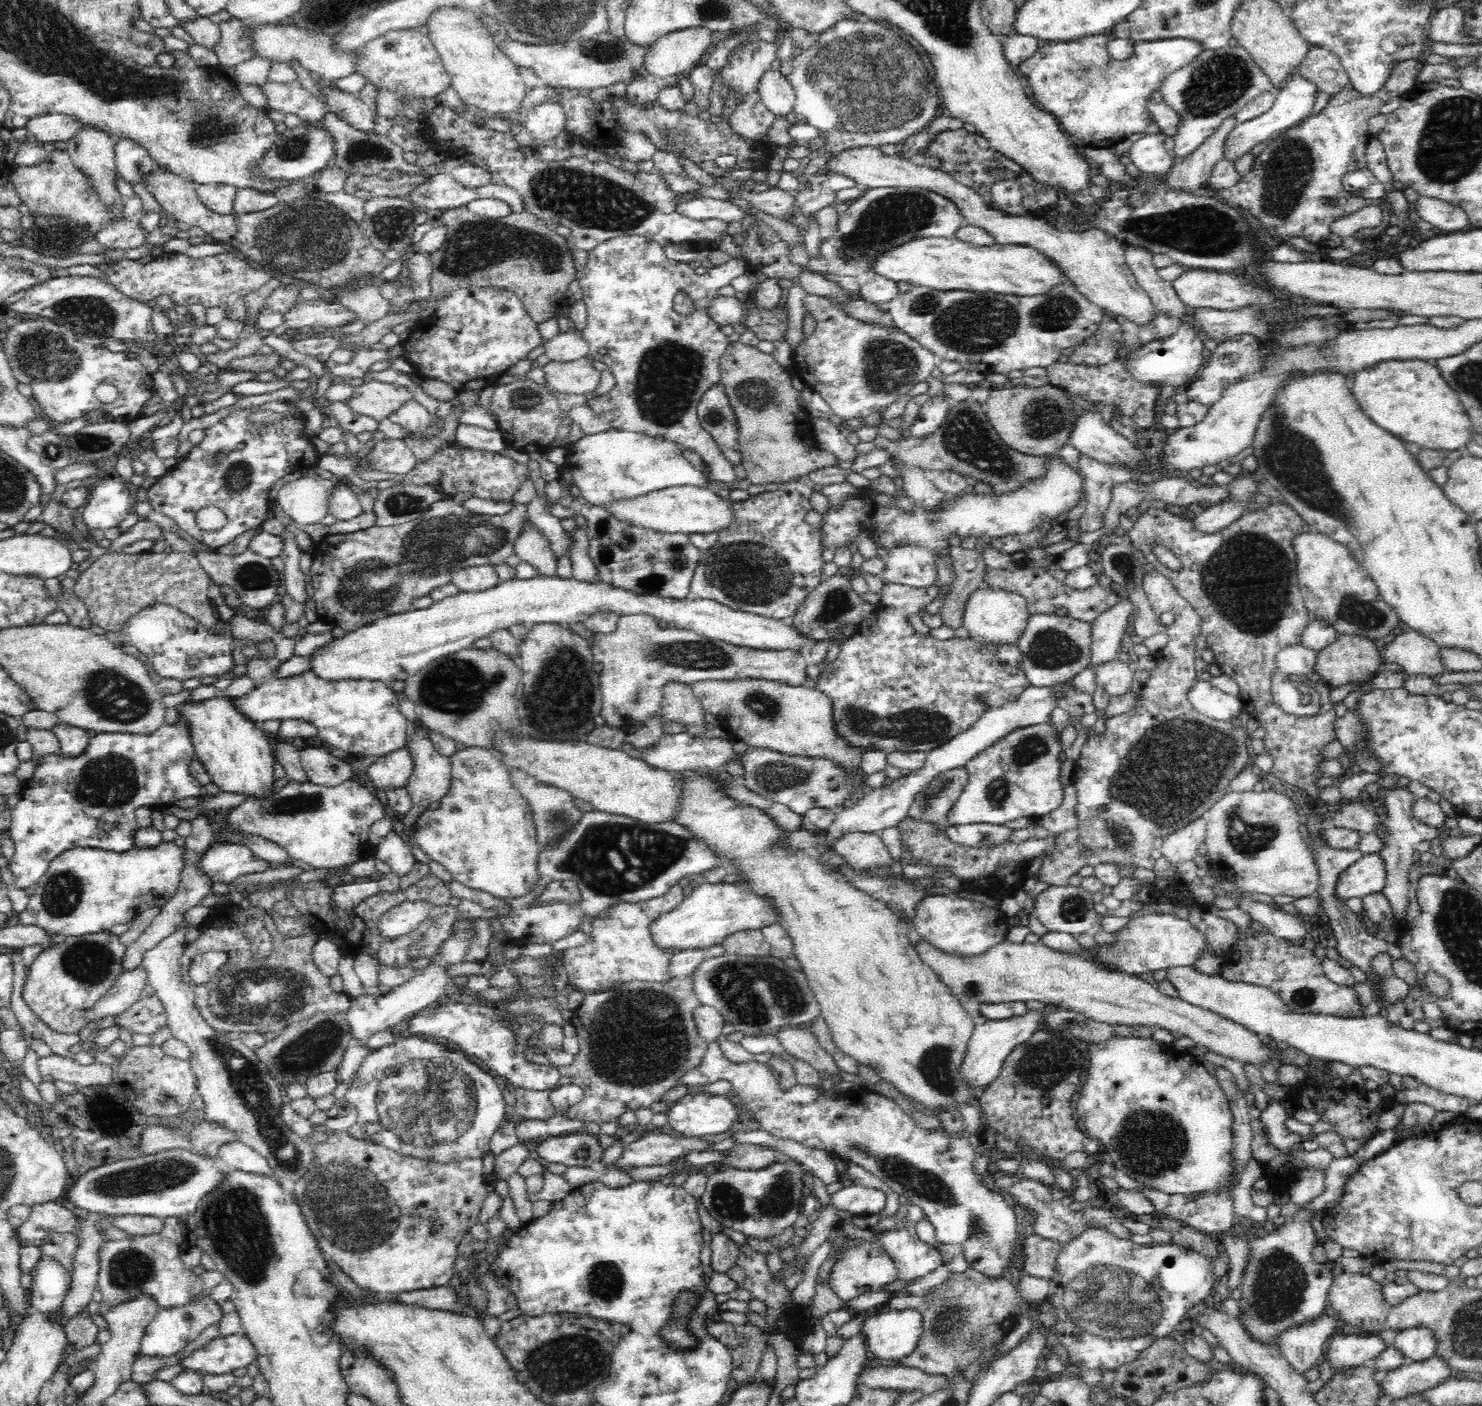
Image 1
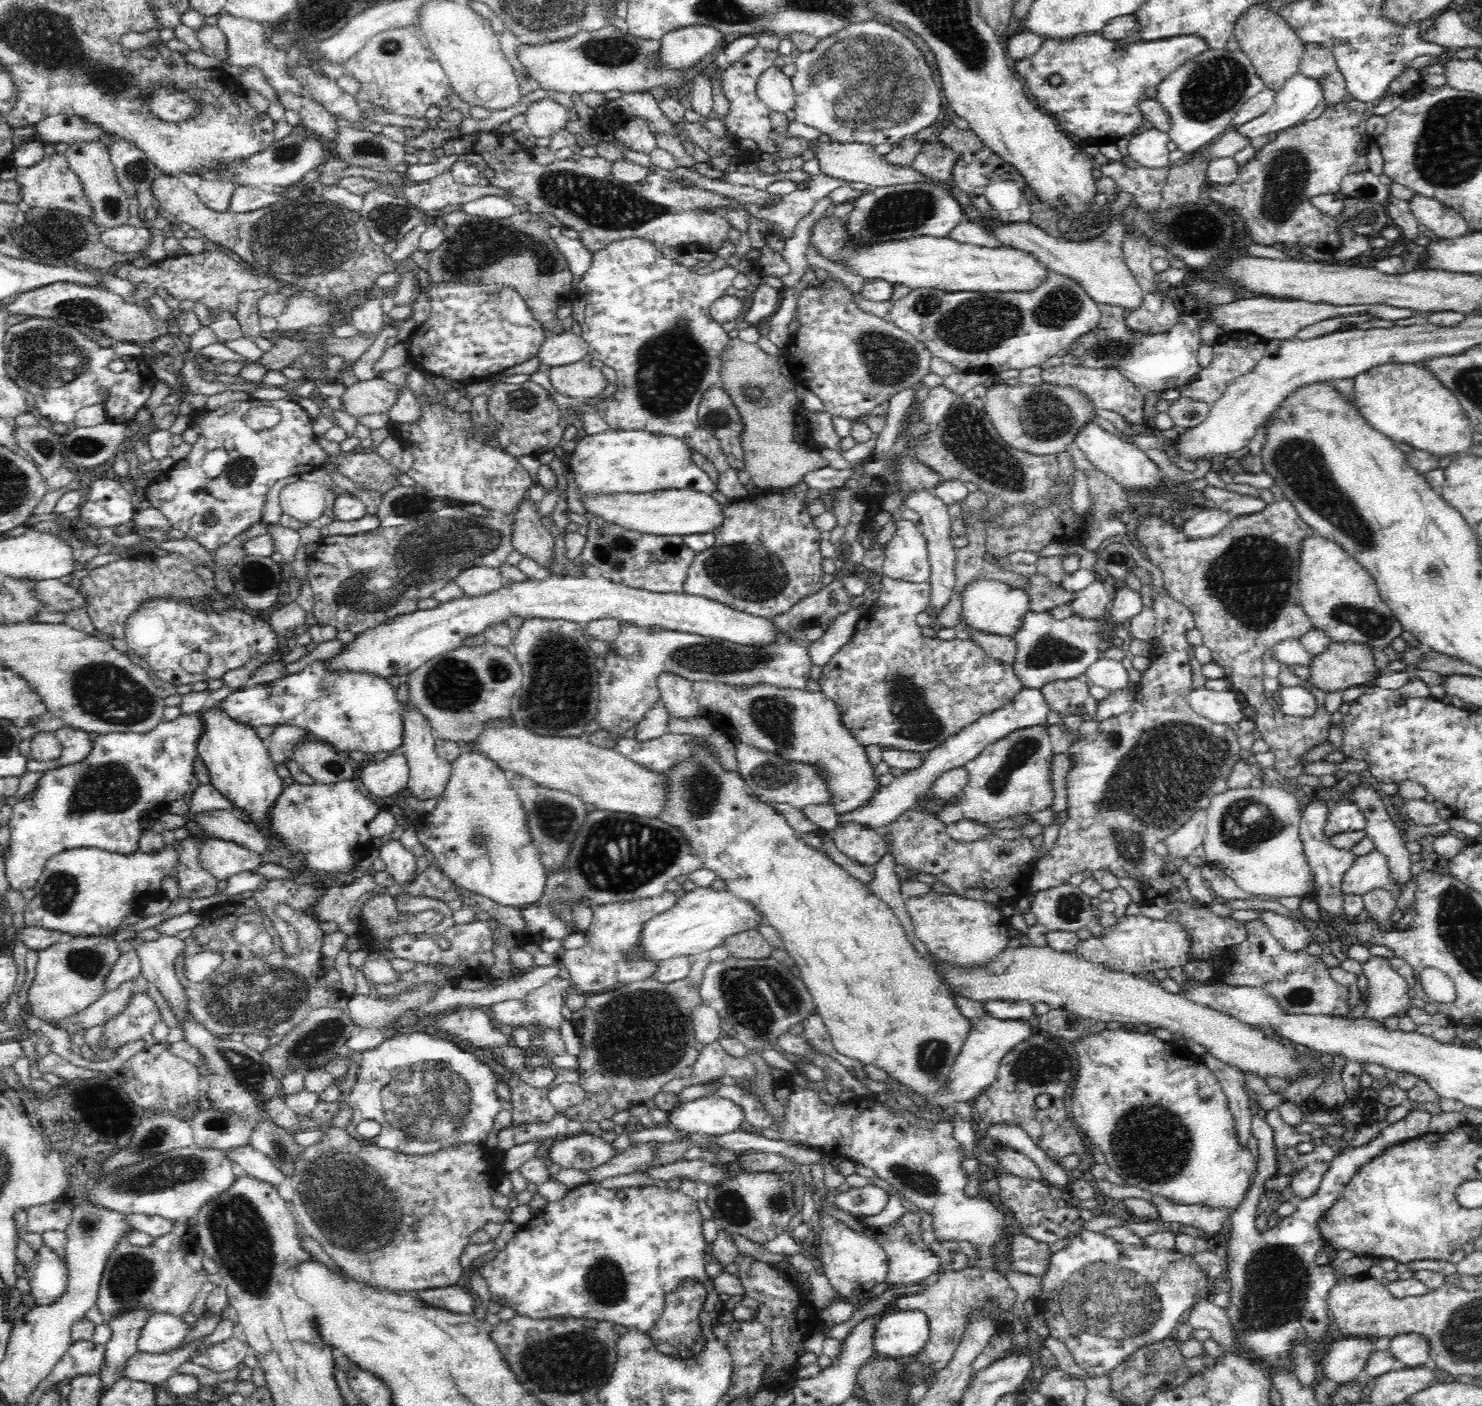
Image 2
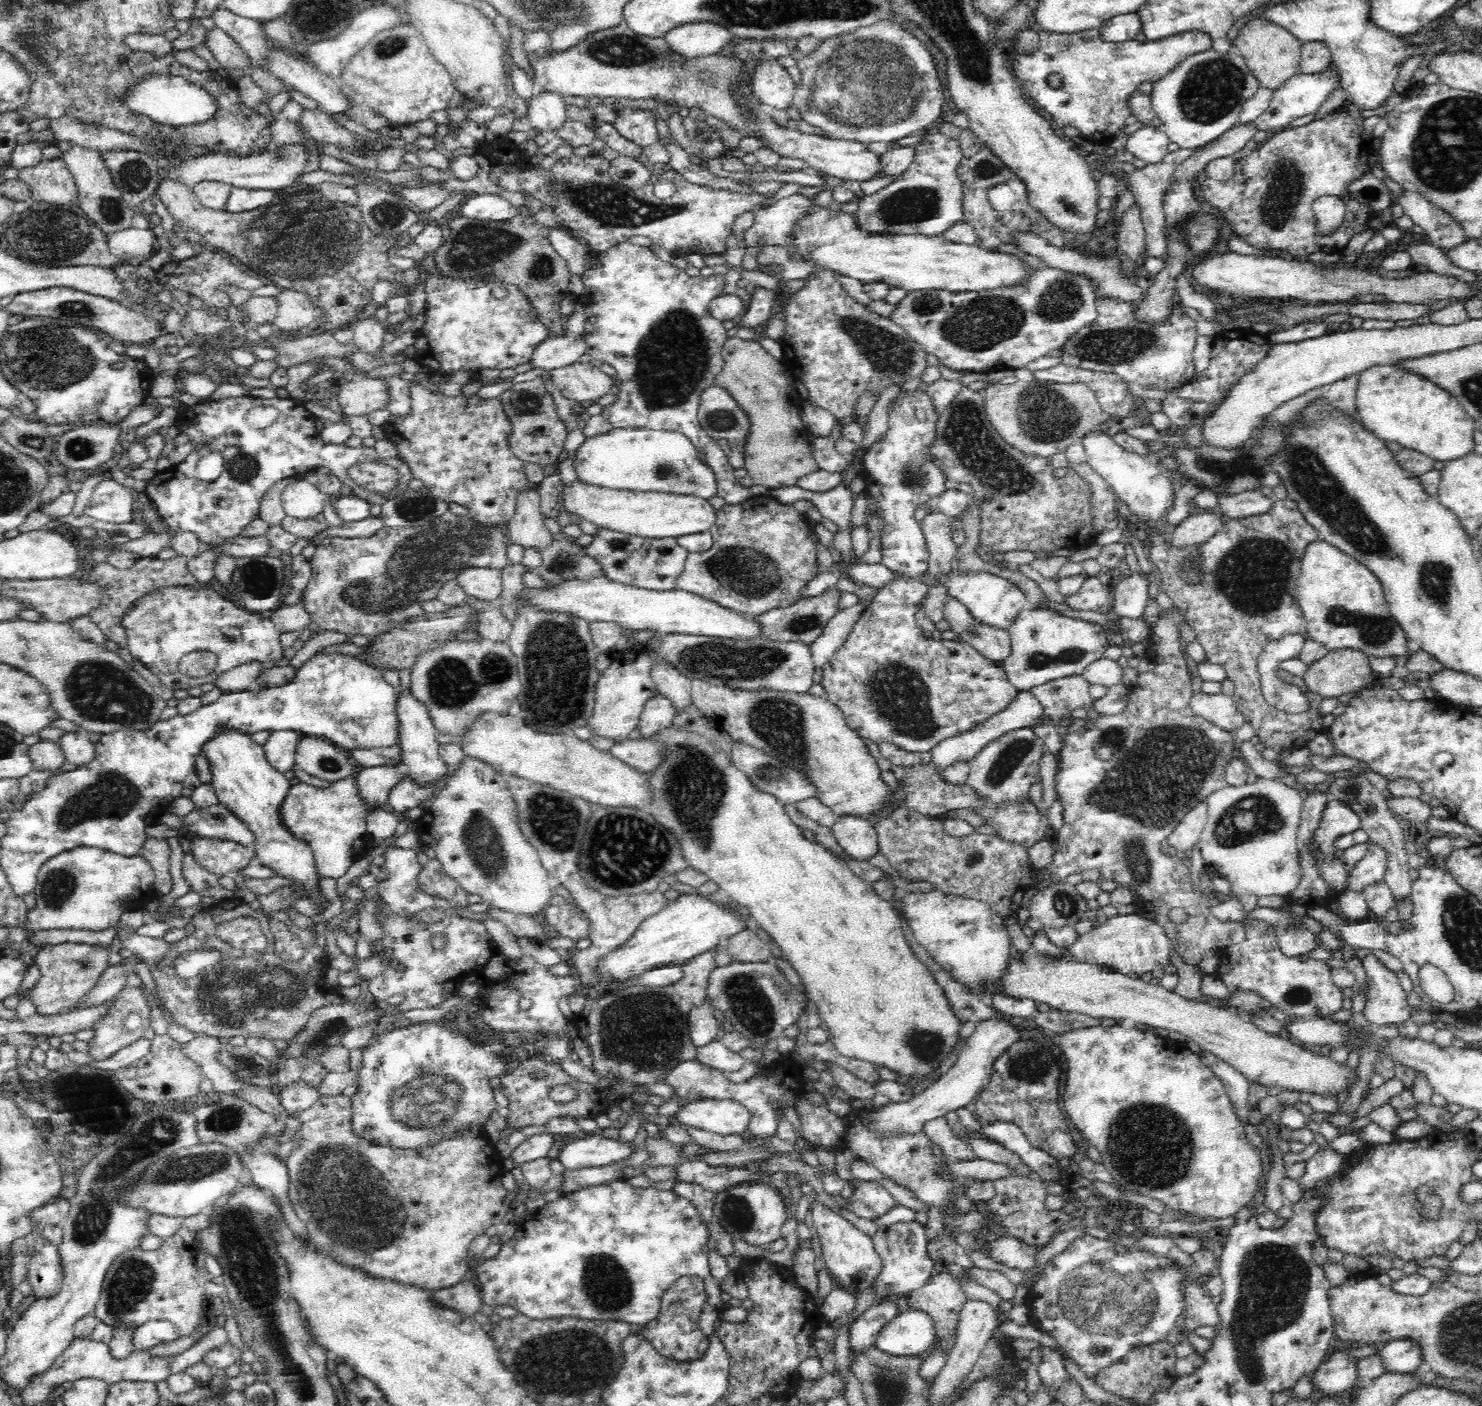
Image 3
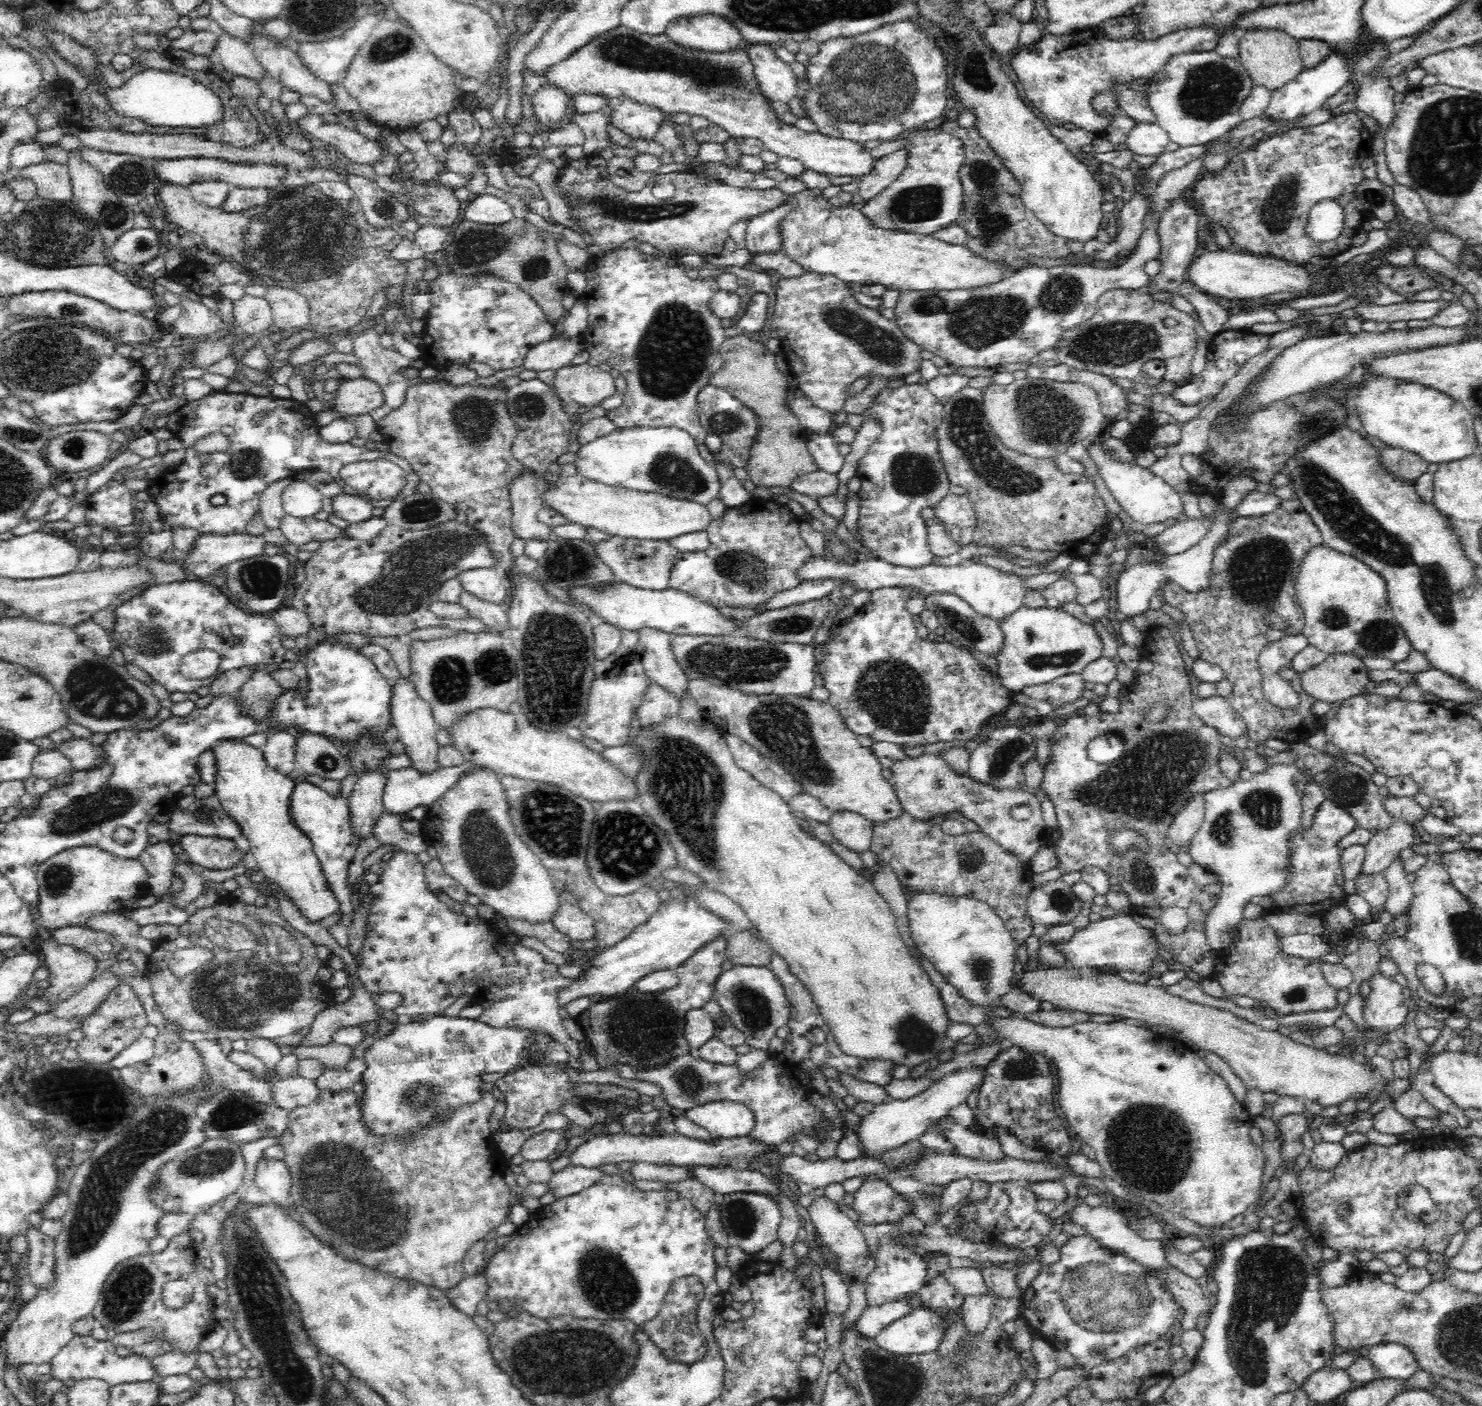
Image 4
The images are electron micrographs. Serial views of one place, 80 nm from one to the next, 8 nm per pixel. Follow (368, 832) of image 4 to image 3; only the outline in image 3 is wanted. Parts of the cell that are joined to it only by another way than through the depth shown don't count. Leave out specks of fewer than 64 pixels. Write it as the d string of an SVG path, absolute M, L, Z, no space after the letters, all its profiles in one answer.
M402 762L395 764L394 767L378 766L357 770L357 795L361 804L365 806L366 818L377 809L386 807L385 802L390 788L394 788L406 772L408 768L406 763Z

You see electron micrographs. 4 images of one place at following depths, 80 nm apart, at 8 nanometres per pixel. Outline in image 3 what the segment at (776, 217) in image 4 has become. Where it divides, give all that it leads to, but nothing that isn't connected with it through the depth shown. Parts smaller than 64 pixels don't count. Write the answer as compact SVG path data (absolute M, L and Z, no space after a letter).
M795 193L755 212L754 224L743 232L746 247L788 246L794 221L811 203Z

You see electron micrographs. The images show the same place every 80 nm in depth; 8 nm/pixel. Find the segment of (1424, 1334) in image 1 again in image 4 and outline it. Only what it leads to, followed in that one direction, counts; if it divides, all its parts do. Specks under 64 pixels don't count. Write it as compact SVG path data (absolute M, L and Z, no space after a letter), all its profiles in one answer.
M1400 1344L1370 1346L1366 1348L1365 1355L1376 1369L1378 1378L1404 1380L1418 1370L1411 1352Z

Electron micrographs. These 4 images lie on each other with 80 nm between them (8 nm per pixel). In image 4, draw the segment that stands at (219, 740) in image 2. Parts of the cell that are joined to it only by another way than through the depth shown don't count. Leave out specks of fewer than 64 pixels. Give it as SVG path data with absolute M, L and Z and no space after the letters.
M224 740L211 750L218 770L215 795L250 843L249 852L256 859L259 871L284 890L304 920L327 925L336 919L340 901L330 891L324 869L313 852L312 840L294 823L290 813L290 798L296 787L294 780L270 769L264 760L264 750L242 740Z

